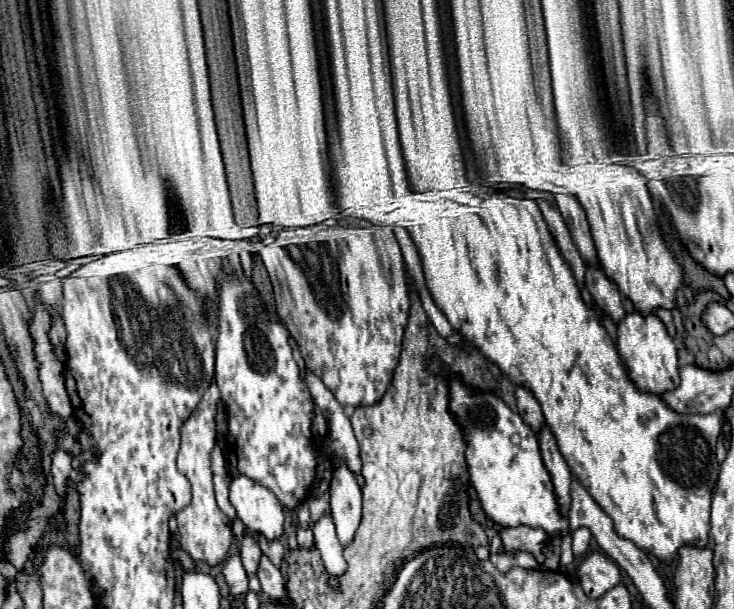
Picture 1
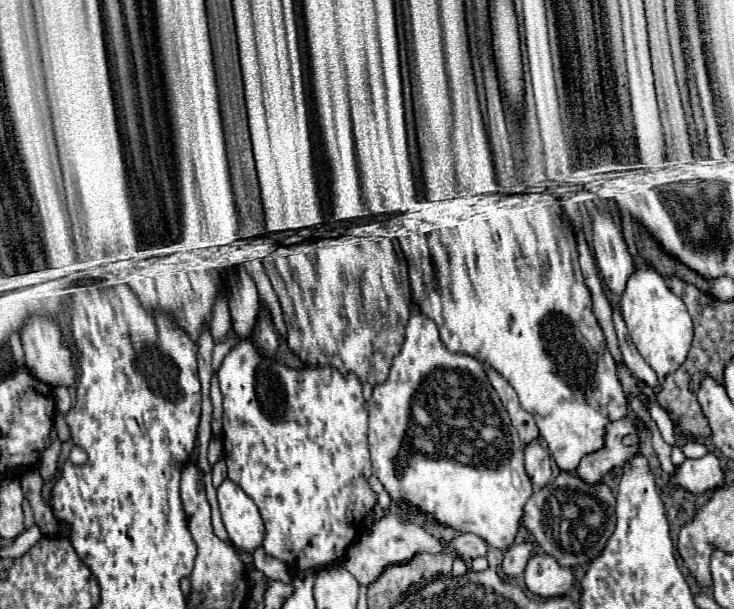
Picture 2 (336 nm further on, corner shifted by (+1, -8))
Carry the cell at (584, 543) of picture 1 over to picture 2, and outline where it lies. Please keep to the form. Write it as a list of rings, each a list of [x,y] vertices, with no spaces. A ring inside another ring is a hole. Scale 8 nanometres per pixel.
[[[628,417],[610,421],[606,425],[604,445],[598,451],[592,451],[582,457],[582,461],[576,469],[580,479],[584,479],[586,483],[598,483],[606,473],[622,467],[624,459],[628,459],[628,455],[632,455],[632,451],[628,451],[628,447],[622,445],[622,437],[628,435],[628,431],[638,431],[638,429],[640,429],[638,421],[628,419]]]

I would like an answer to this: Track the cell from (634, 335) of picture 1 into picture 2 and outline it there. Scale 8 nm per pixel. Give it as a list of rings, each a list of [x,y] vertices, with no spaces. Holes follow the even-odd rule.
[[[640,263],[630,275],[620,299],[620,313],[638,353],[660,375],[660,379],[684,363],[692,343],[692,319],[684,301],[666,287],[662,275],[654,267]]]

